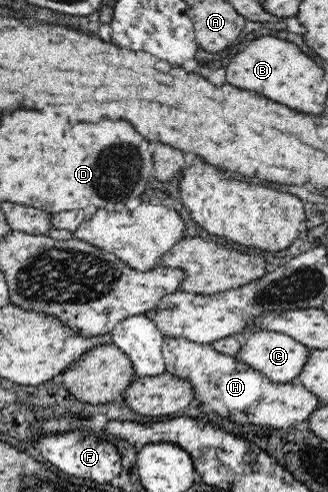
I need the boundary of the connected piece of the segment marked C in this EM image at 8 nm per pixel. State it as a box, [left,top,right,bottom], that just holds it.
[235,331,310,384]

